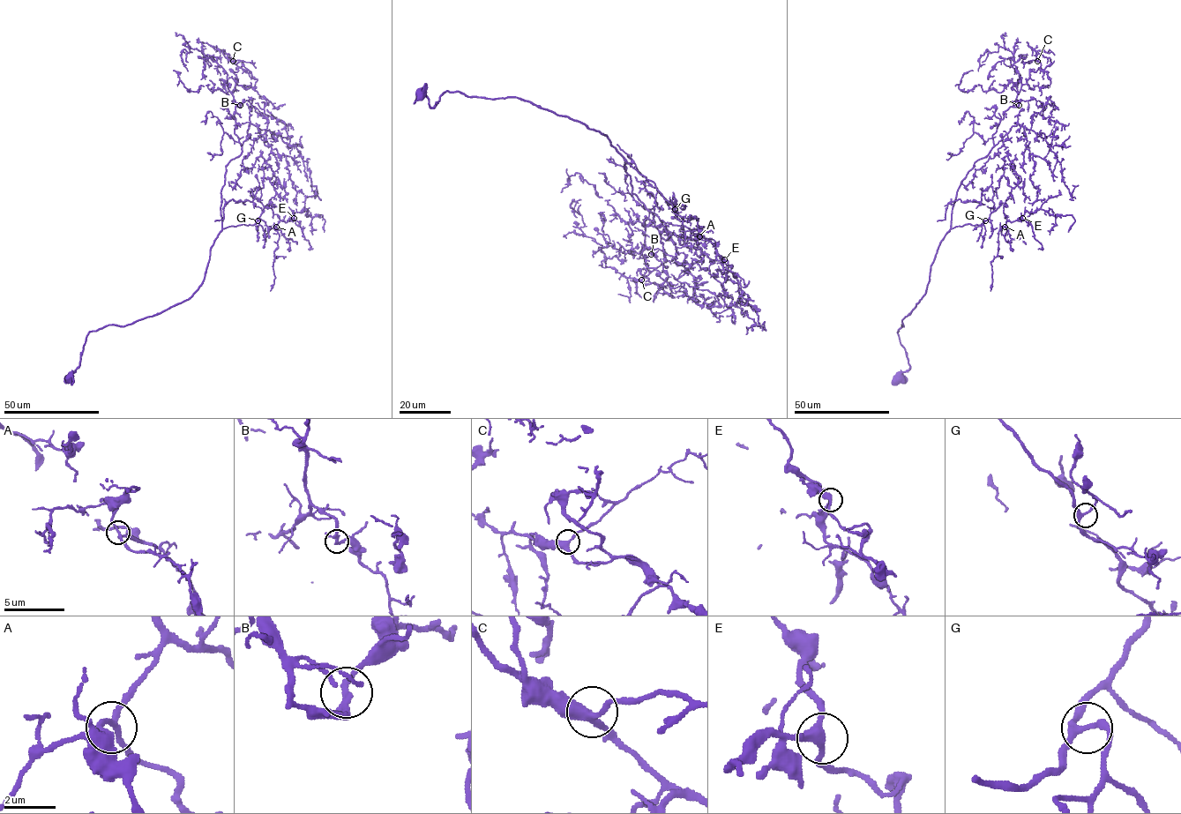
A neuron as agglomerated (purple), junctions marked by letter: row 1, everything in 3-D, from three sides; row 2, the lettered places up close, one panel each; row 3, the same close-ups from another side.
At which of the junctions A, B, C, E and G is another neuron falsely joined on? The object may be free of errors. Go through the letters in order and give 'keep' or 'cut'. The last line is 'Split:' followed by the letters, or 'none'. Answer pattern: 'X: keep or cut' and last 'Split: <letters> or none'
A: keep
B: keep
C: keep
E: keep
G: keep
Split: none

